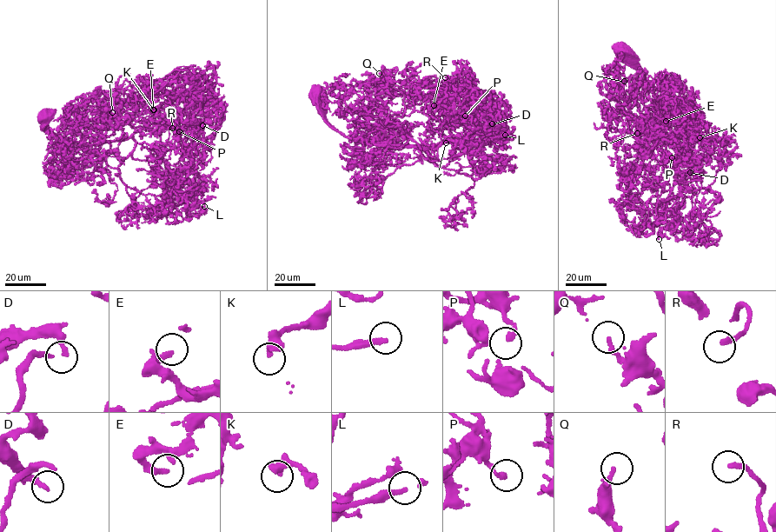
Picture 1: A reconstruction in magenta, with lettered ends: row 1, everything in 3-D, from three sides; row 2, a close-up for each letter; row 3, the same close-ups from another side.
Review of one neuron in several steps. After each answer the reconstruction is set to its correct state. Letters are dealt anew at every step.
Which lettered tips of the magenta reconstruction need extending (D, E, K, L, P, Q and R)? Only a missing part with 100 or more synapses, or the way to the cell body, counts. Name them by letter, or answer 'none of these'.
L, R

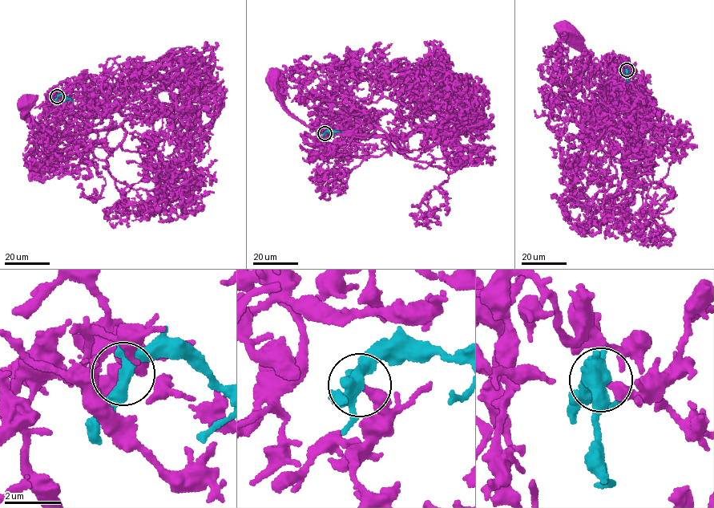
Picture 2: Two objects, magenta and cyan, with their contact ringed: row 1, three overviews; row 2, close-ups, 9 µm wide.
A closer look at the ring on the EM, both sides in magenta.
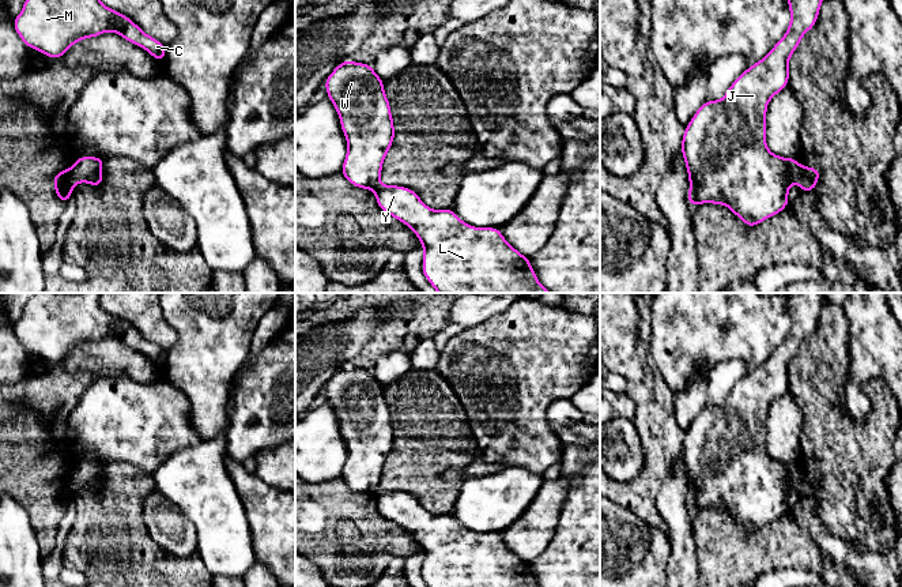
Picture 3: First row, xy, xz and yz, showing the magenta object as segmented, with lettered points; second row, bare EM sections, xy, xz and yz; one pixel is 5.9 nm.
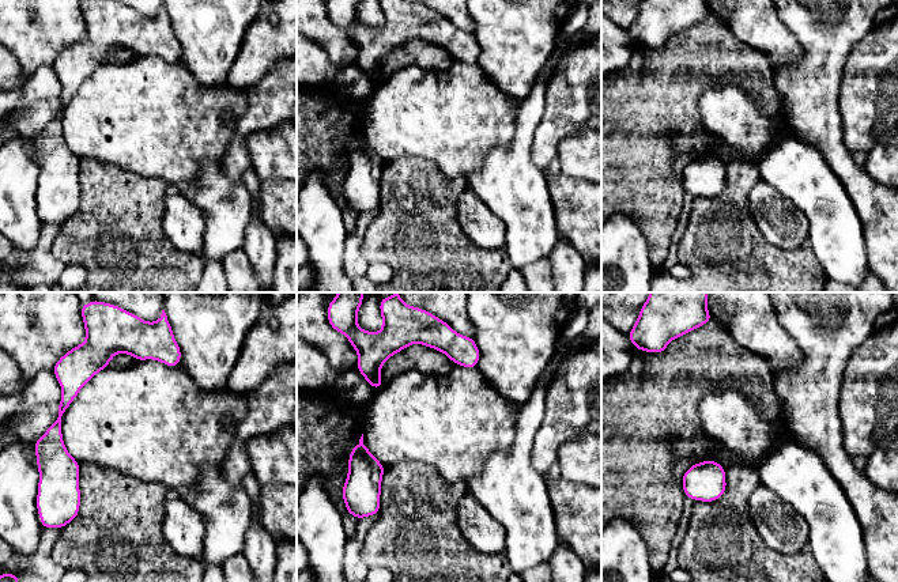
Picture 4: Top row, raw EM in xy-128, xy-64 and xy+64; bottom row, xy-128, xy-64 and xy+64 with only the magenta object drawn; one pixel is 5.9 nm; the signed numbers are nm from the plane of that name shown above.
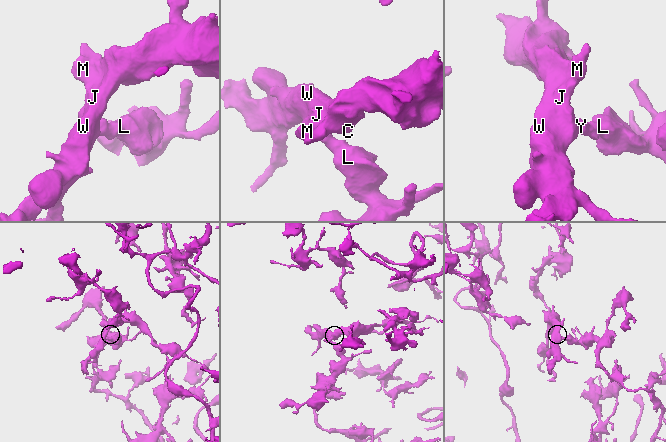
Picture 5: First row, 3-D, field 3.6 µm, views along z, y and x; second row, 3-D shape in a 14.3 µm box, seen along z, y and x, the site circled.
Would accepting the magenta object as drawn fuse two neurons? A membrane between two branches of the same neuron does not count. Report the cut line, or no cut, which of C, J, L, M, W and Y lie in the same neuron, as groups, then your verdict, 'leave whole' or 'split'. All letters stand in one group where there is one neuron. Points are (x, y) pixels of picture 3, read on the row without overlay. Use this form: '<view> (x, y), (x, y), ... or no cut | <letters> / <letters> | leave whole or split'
xy (71, 473), (71, 486), (74, 490) | C J M W / L Y | split

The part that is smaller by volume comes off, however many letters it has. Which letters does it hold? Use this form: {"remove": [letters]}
{"remove": ["C", "J", "M", "W"]}

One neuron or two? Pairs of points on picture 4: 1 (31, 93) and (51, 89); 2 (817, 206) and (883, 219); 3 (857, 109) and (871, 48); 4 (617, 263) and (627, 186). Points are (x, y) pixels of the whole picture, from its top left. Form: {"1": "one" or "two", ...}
{"1": "one", "2": "two", "3": "one", "4": "two"}

